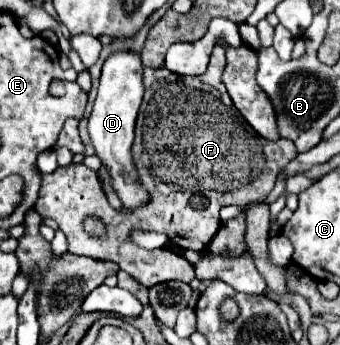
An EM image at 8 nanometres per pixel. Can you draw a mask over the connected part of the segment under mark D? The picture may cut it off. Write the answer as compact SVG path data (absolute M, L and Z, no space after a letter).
M130 50L114 52L106 58L102 66L98 96L94 100L92 114L88 118L88 132L96 148L96 156L110 170L114 190L118 192L122 204L130 210L138 208L140 204L148 200L148 192L138 182L138 174L136 174L132 154L130 154L130 146L134 140L134 122L138 116L138 108L142 104L142 94L144 94L144 84L142 84L140 54L130 52Z

